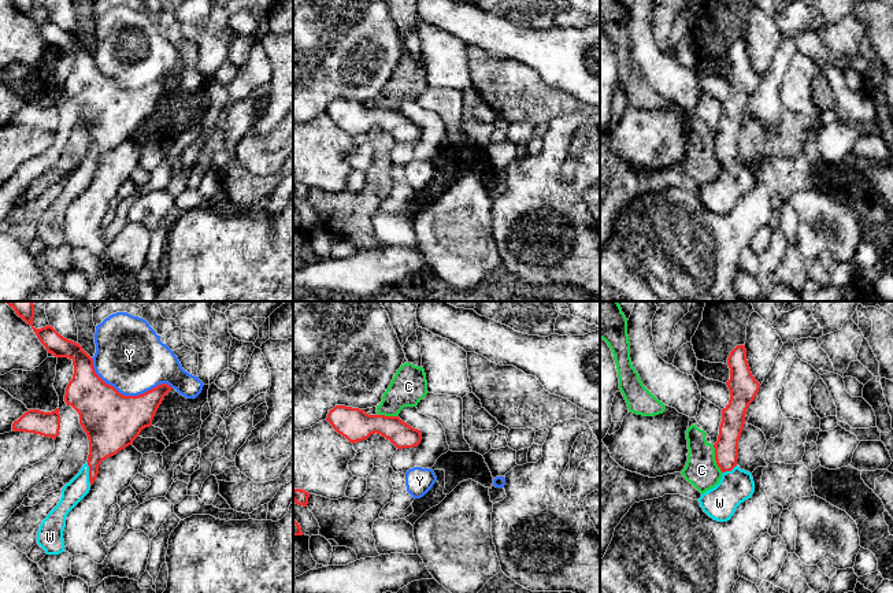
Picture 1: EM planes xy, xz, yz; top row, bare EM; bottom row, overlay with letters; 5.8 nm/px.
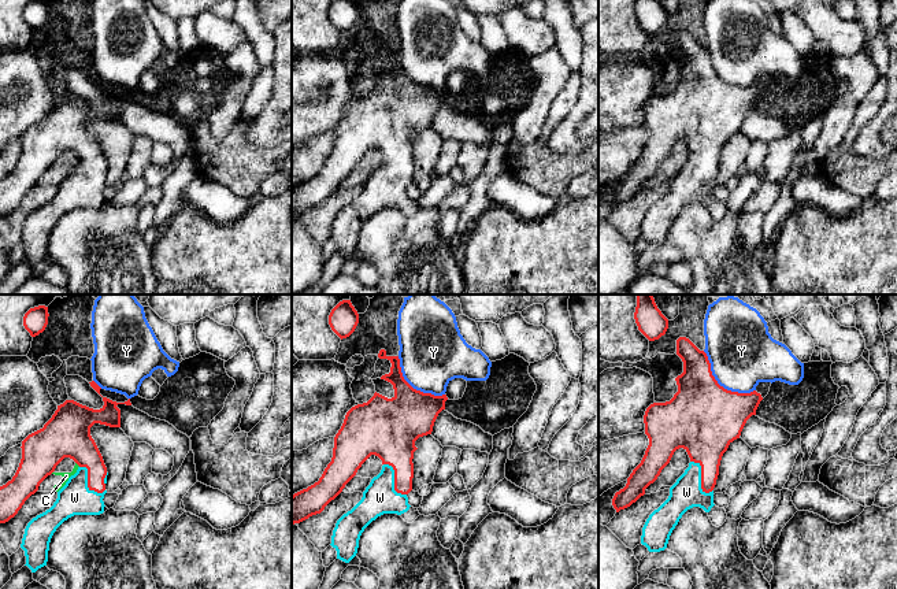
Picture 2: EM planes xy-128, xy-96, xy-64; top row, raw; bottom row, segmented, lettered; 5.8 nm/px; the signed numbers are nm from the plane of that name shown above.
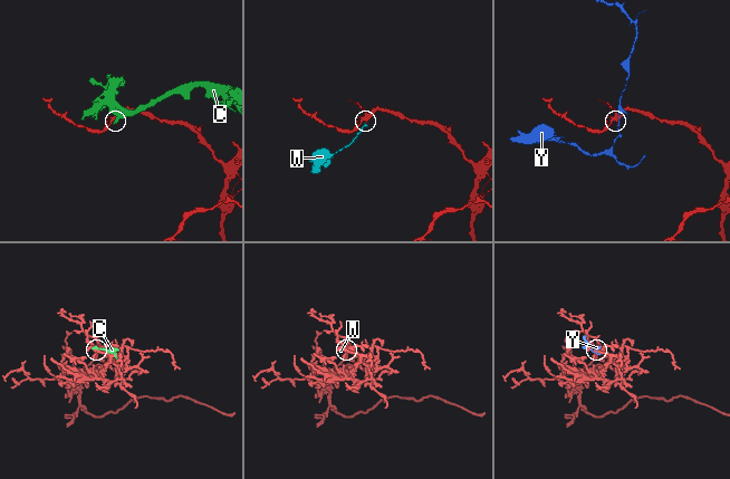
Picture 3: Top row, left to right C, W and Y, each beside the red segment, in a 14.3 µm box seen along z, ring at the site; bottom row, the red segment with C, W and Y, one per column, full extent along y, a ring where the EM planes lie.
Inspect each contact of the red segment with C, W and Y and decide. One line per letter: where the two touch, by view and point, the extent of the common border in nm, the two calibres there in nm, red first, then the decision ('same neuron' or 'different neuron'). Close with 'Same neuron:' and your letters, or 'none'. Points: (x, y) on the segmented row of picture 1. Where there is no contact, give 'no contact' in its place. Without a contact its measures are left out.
C: meets red in yz at (715, 459); contact 180 nm long; 140 nm thick on the red side, 190 nm on the other; different neuron
W: meets red in xy at (89, 473); contact 150 nm long; 240 nm thick on the red side, 130 nm on the other; same neuron
Y: meets red in xy at (128, 396); contact 500 nm long; 340 nm thick on the red side, 400 nm on the other; different neuron
Same neuron: W

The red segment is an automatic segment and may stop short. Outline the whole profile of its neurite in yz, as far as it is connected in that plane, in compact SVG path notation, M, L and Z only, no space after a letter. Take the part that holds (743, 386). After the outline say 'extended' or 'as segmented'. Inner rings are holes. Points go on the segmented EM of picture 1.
M737 345L727 357L730 379L729 404L722 409L718 441L715 442L715 460L720 468L719 483L699 499L703 511L718 522L727 522L737 507L751 499L755 492L752 474L737 466L738 440L741 437L745 414L755 400L760 383L751 373L745 345Z; extended

